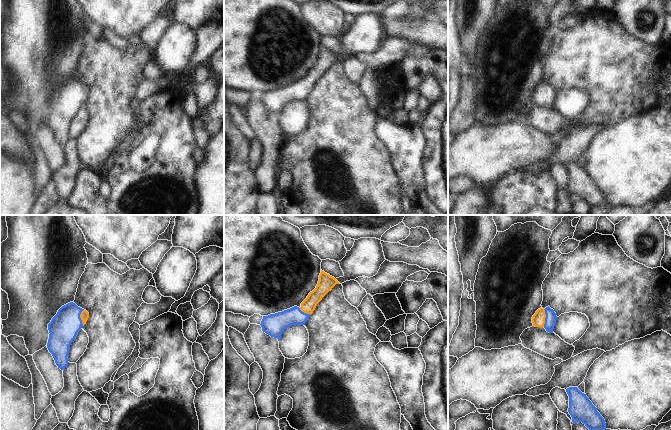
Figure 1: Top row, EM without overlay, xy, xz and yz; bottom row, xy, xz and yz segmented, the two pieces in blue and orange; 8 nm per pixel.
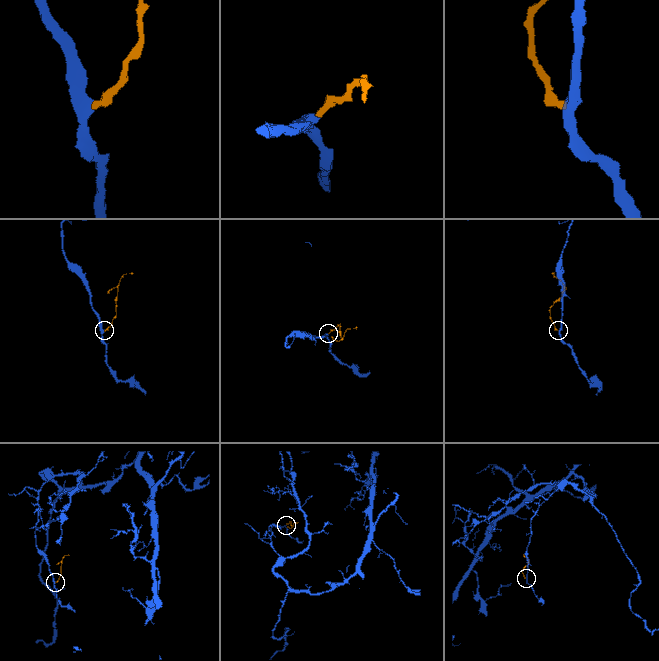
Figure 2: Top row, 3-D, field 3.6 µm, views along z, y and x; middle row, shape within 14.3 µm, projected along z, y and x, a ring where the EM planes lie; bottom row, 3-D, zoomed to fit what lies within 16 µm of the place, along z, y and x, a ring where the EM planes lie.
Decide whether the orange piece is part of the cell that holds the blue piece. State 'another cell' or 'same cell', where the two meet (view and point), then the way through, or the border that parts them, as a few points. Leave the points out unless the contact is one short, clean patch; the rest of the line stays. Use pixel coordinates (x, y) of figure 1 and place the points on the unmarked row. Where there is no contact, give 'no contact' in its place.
same cell; meets blue in yz at (545, 94); runs through yz (550, 96), (545, 94), (538, 95)

